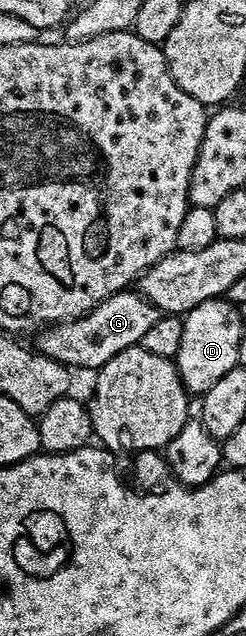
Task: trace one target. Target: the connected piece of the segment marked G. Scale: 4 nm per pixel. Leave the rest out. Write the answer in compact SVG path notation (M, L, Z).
M132 290L120 291L112 295L103 305L99 305L89 315L79 319L70 319L68 323L49 325L40 332L35 342L36 350L56 363L67 368L82 367L85 371L96 373L109 364L112 359L119 357L127 349L138 346L147 337L148 331L163 318L163 313L150 303L144 295Z

